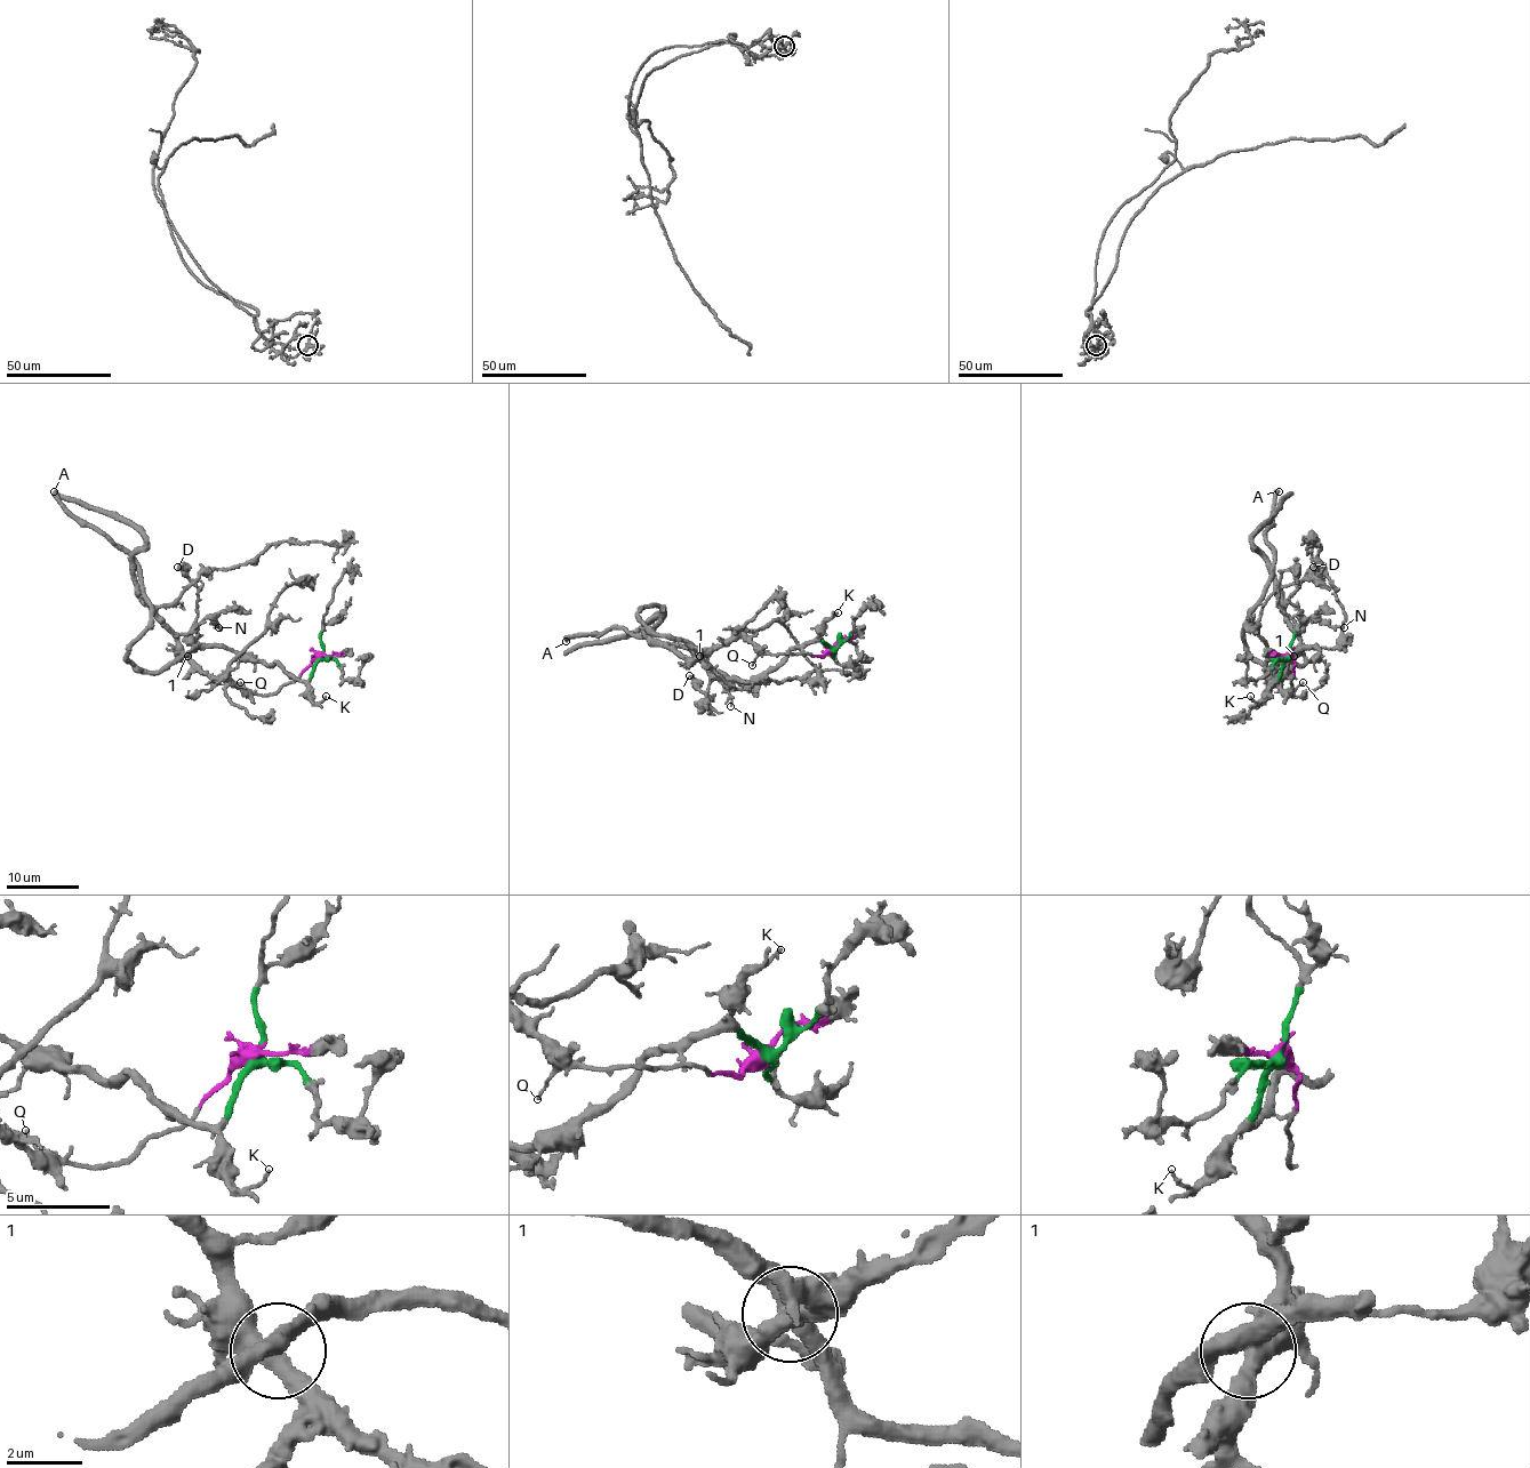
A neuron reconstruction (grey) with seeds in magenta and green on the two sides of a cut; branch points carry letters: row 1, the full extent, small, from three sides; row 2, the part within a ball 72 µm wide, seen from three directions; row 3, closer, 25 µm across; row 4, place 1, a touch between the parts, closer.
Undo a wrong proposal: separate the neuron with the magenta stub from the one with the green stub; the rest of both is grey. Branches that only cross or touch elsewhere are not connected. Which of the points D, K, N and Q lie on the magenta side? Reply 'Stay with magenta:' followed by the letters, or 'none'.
Stay with magenta: N, Q

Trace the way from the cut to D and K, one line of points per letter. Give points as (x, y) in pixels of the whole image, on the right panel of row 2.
D: (1287, 656), (1280, 680), (1290, 662), (1302, 665), (1316, 647), (1338, 643), (1345, 616), (1336, 588), (1312, 567)
K: (1287, 656), (1263, 696), (1256, 702), (1250, 696)

